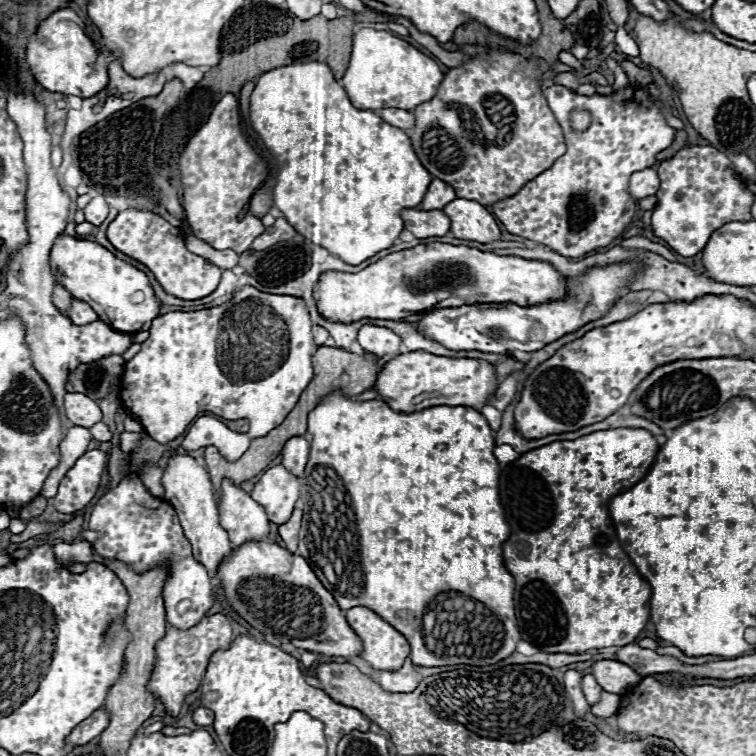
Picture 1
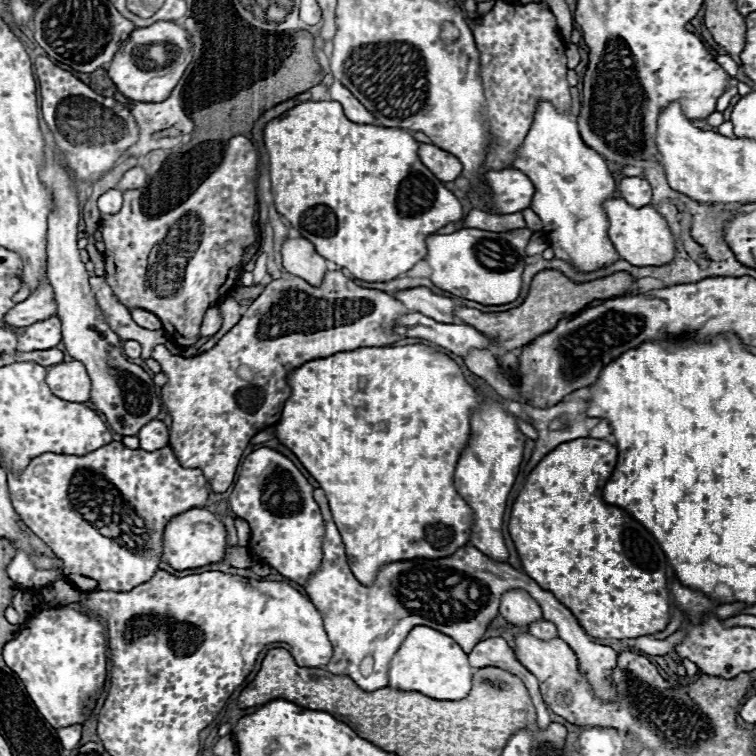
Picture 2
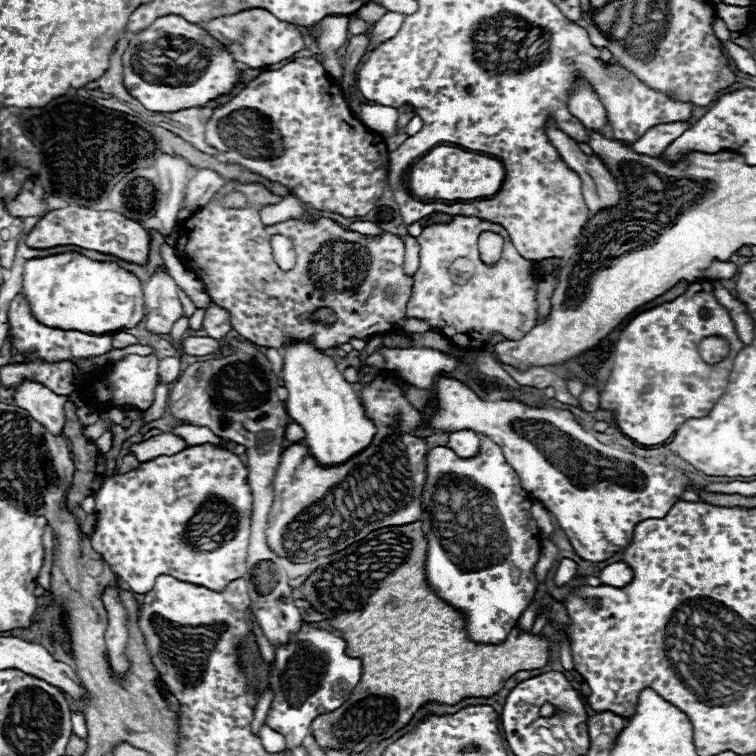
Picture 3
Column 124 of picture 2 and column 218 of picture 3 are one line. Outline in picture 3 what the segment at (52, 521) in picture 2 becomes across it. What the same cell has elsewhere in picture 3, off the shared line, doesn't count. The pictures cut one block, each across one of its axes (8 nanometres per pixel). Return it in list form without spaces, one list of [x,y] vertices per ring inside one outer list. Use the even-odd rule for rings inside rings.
[[[202,444],[202,446],[192,446],[186,448],[184,452],[178,452],[174,456],[158,456],[152,458],[148,462],[142,462],[136,470],[130,470],[126,474],[114,474],[110,478],[106,478],[100,486],[100,490],[94,494],[96,498],[96,524],[94,524],[94,532],[90,534],[90,542],[92,548],[104,558],[104,562],[110,564],[112,572],[126,582],[126,586],[134,592],[134,594],[146,594],[154,588],[154,582],[160,574],[168,574],[174,576],[176,580],[182,582],[190,582],[196,586],[204,586],[210,590],[224,590],[228,586],[228,582],[242,578],[246,572],[246,550],[248,550],[248,538],[250,538],[250,514],[252,514],[252,490],[248,486],[248,468],[242,464],[242,460],[232,454],[226,448],[220,446],[212,446],[212,444]]]

